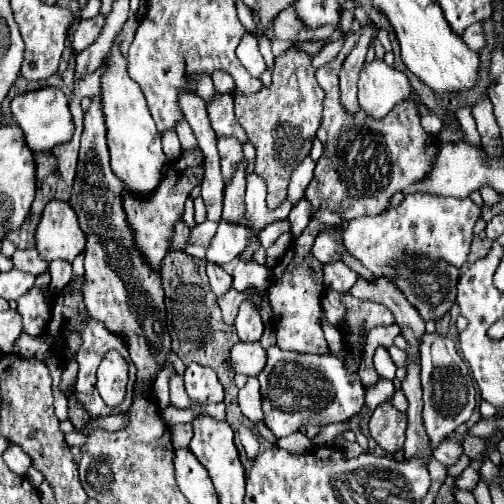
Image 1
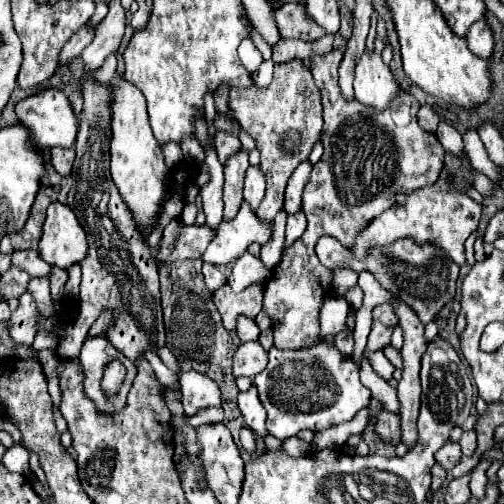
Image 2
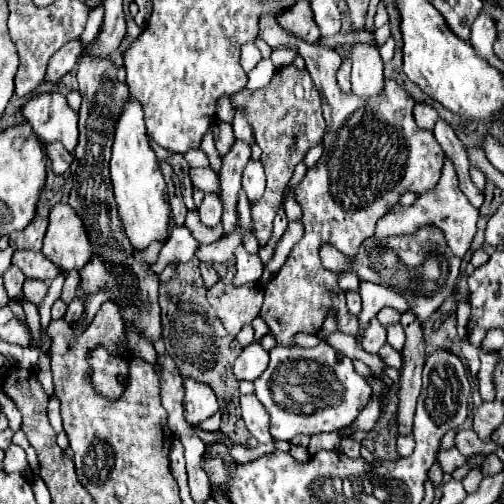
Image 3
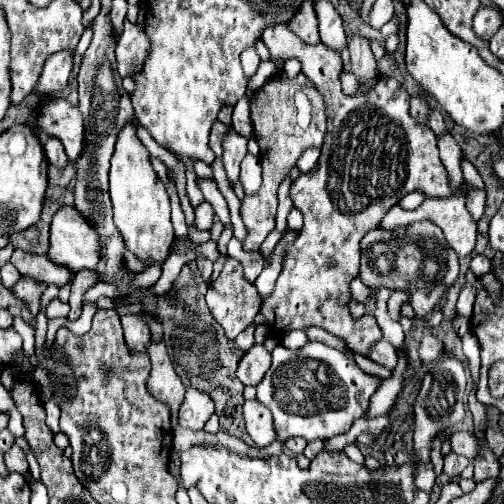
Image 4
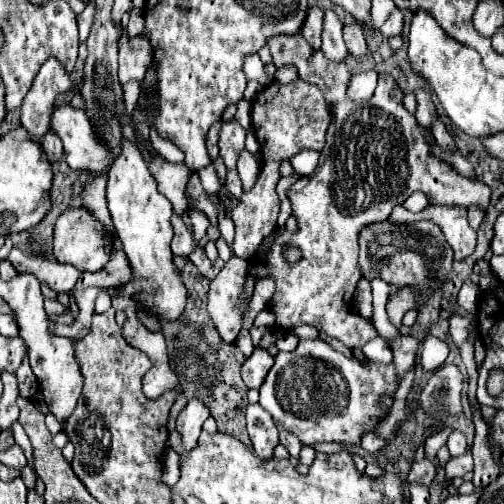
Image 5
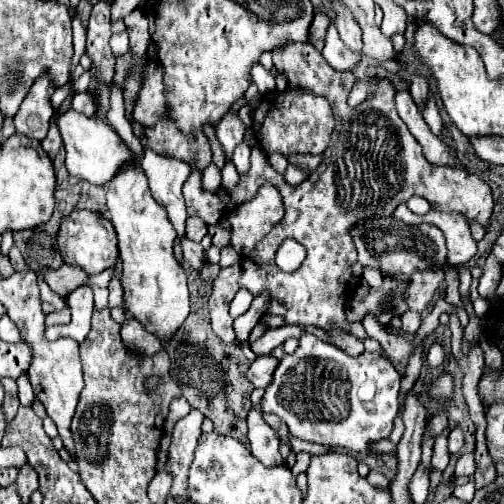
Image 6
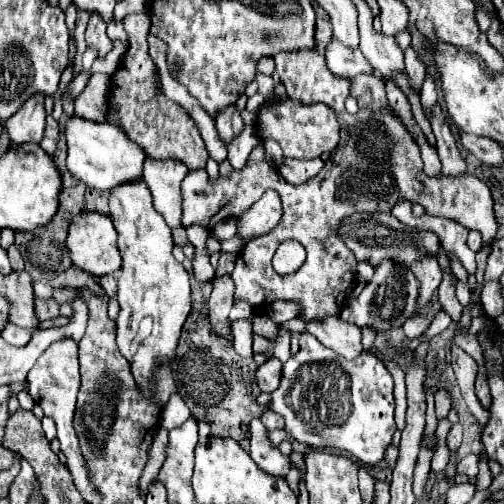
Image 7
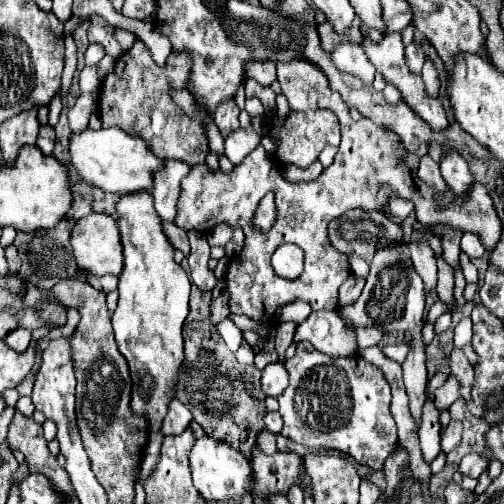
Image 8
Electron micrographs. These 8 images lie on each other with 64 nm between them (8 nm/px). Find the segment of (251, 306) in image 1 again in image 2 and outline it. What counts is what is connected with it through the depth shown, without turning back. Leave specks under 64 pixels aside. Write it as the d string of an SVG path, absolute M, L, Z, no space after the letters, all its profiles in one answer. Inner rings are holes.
M240 316L238 318L238 324L236 324L236 334L242 342L250 342L250 340L258 340L260 336L260 328L256 324L254 318L248 318L248 316Z

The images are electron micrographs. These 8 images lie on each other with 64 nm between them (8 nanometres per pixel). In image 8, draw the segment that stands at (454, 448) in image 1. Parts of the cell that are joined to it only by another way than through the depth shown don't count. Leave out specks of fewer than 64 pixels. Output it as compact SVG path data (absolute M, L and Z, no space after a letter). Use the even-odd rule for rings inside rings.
M468 454L462 458L458 470L466 476L472 476L472 478L478 478L484 470L488 468L488 458L480 456L480 454Z

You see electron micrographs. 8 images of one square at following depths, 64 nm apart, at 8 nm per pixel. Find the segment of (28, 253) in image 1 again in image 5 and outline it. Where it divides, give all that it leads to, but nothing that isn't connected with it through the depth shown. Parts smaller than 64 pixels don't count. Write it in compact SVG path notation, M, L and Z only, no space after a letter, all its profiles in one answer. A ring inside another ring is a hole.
M12 248L8 260L18 272L34 274L42 284L48 284L54 292L70 292L80 276L80 270L70 264L58 264L56 260L42 260L22 254L18 248Z

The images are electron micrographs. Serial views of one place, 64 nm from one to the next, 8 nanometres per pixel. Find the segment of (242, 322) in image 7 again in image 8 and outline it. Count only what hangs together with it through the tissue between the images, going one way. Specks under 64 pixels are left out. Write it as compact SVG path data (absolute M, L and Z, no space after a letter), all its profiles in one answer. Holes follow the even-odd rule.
M242 338L240 348L236 352L236 360L240 364L252 364L254 362L254 350L252 350L252 346L244 338Z

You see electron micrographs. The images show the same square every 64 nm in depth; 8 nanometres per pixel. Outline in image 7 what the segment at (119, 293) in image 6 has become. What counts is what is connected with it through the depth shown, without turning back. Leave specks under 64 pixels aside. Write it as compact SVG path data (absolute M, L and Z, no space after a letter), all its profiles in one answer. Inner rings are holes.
M107 274L97 280L97 284L101 286L109 298L115 297L117 295L117 280L112 274Z

